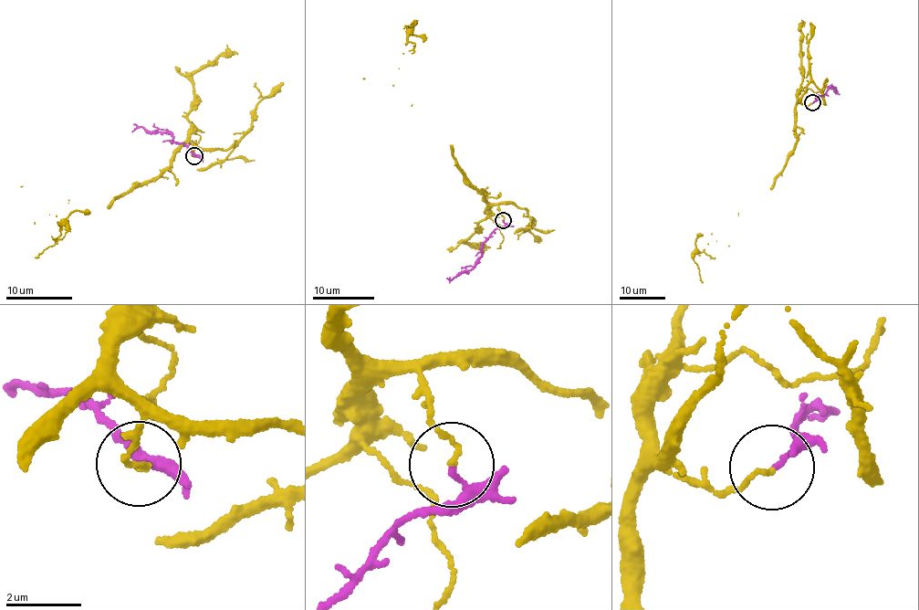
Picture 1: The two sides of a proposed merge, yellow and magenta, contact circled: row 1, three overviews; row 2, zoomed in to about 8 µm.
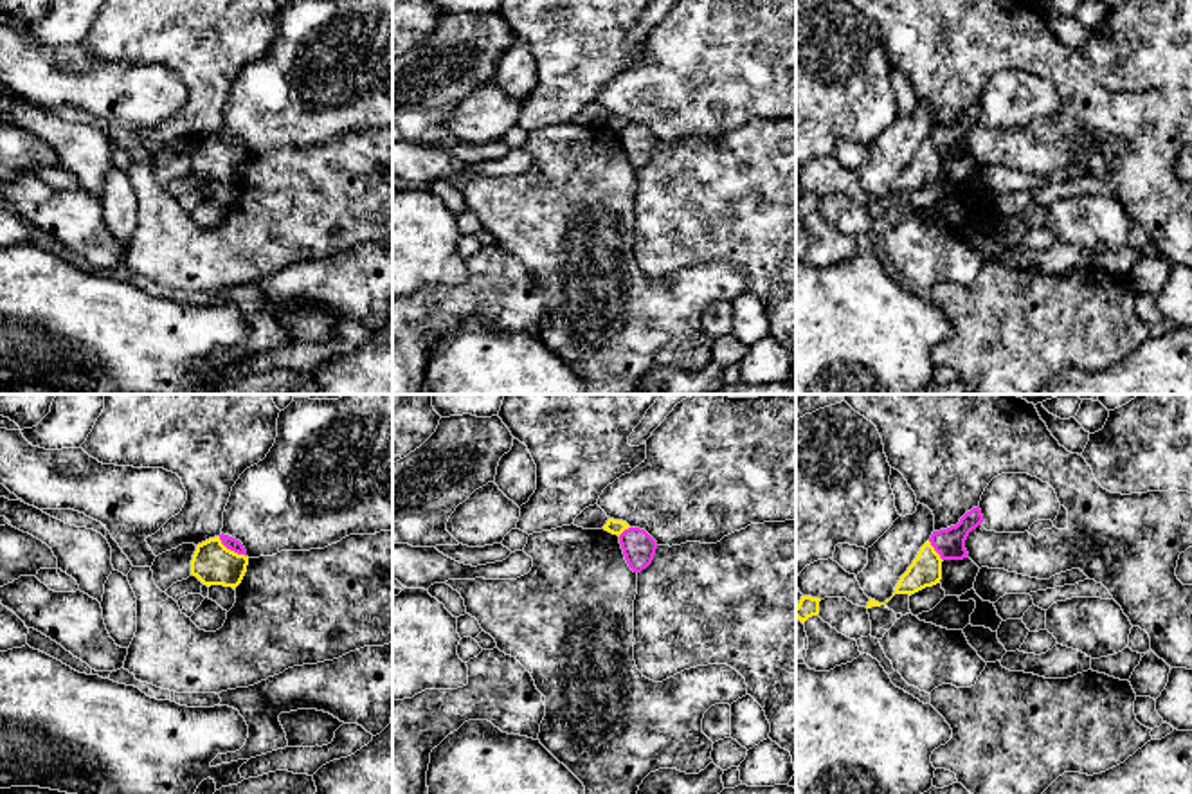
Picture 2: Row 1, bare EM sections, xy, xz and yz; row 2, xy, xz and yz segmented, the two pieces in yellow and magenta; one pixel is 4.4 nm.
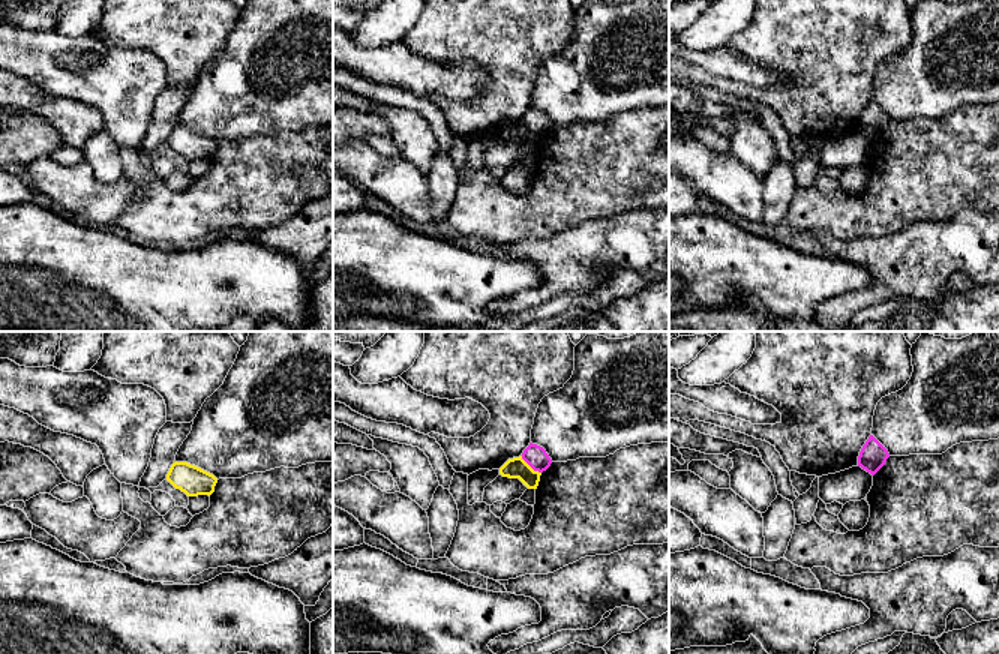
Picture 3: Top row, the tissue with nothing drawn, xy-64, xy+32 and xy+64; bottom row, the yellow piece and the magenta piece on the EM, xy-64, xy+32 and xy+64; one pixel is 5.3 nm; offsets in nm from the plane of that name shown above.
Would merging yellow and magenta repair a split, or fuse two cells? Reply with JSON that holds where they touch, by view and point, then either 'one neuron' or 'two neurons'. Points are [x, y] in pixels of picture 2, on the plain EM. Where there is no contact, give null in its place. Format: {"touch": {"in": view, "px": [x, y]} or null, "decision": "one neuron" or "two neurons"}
{"touch": {"in": "xy", "px": [229, 146]}, "decision": "two neurons"}

